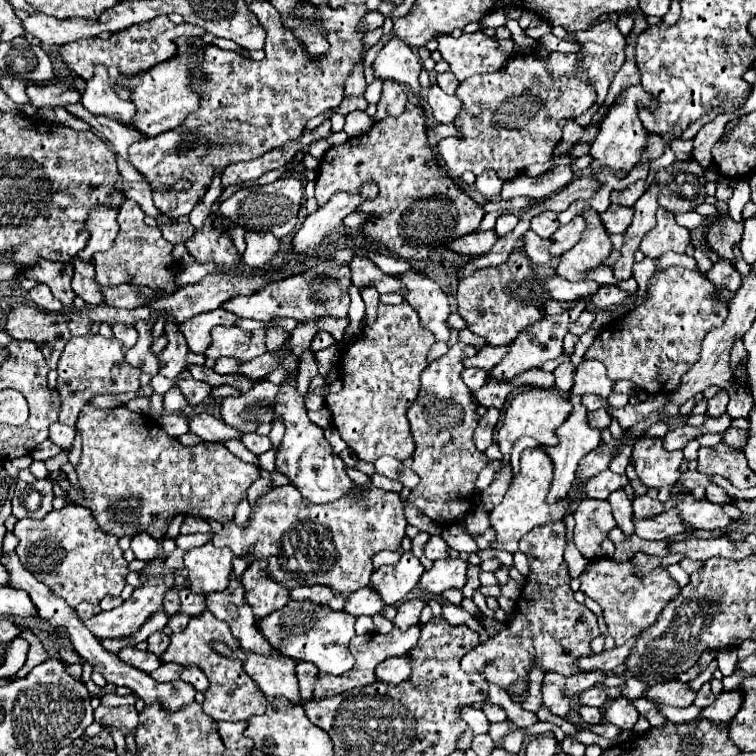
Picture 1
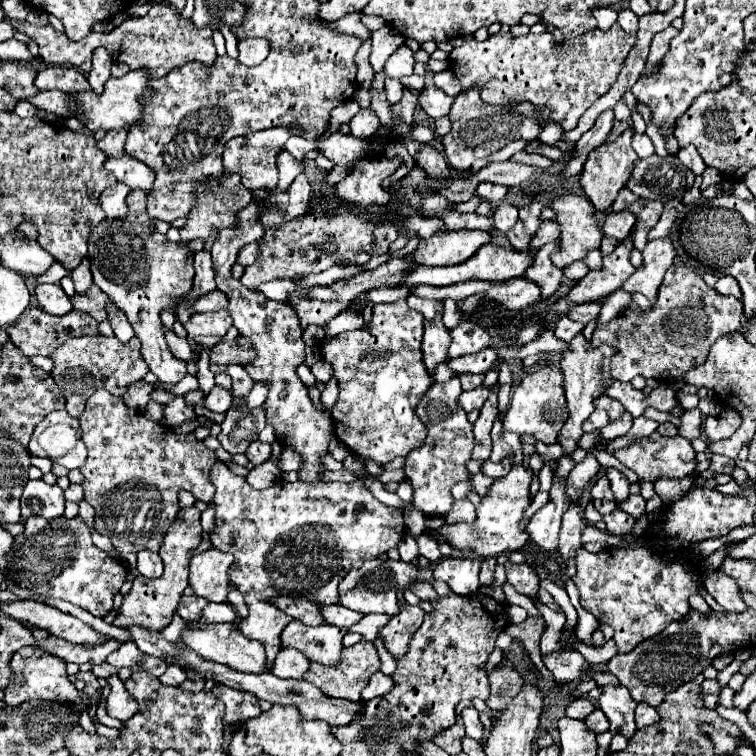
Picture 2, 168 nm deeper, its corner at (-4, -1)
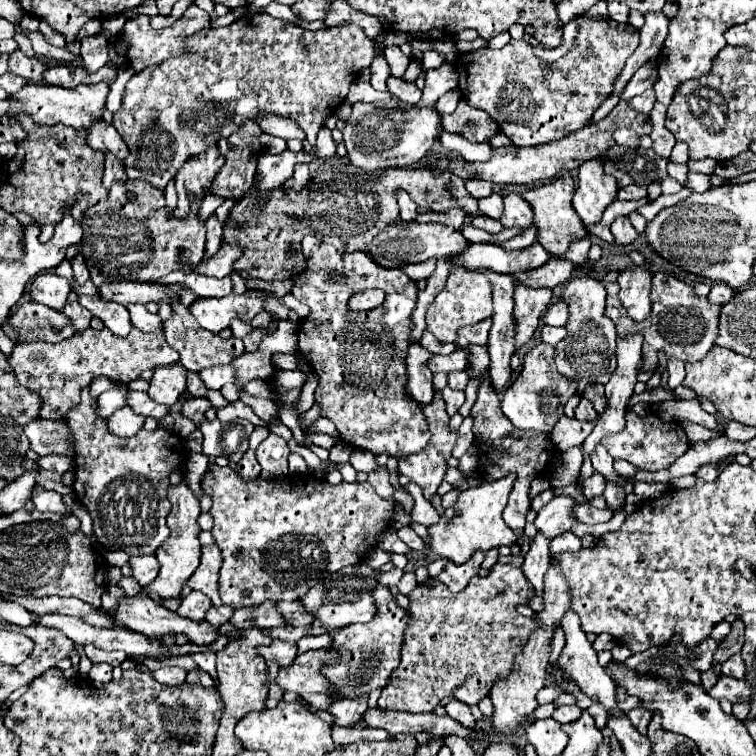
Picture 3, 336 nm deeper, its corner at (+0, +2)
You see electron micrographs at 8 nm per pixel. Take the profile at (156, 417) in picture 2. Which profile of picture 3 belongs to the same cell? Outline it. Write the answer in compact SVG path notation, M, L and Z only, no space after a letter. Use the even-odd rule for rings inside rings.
M121 407L121 409L117 409L117 411L107 419L107 425L109 425L109 431L111 431L113 435L121 437L121 431L123 431L123 433L129 433L129 435L137 433L137 431L143 427L143 421L145 421L145 417L135 415L129 407Z

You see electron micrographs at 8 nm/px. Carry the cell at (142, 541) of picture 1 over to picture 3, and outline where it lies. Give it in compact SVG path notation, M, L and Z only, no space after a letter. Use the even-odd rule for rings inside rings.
M155 555L131 557L129 567L131 567L131 575L133 575L133 579L139 583L141 589L143 589L145 585L149 585L149 583L157 577L157 573L159 573L159 563L157 563Z

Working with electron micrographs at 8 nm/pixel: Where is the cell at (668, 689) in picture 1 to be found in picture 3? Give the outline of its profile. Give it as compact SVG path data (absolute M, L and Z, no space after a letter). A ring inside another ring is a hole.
M719 677L719 681L713 685L713 689L709 689L709 695L713 699L727 699L731 703L737 701L749 701L753 693L753 687L747 679L735 679L735 677Z

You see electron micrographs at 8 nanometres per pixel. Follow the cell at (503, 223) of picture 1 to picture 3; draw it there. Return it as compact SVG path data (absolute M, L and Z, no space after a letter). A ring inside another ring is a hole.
M491 193L489 197L485 199L479 199L479 211L487 217L493 217L493 219L499 219L501 213L503 213L503 199L499 193Z

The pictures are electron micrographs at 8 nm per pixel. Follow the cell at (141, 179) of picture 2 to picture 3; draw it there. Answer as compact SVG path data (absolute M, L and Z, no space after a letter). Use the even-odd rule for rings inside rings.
M103 119L93 123L87 129L87 141L89 147L95 151L103 151L103 153L113 153L117 159L125 159L127 157L127 145L121 139L121 135L117 133L117 129L113 125L107 125Z

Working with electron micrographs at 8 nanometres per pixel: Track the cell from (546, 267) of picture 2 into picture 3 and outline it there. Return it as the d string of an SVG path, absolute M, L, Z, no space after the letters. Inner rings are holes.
M523 285L515 287L515 309L513 309L513 321L515 321L515 341L517 349L521 349L535 333L541 315L547 311L553 291L551 289L529 289Z

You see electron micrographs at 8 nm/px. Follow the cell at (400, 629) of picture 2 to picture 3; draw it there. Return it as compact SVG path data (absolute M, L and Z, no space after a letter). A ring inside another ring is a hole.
M377 585L377 589L373 589L373 603L377 605L373 621L365 625L349 625L337 631L333 635L333 643L327 647L341 653L341 661L337 665L325 665L325 677L333 689L337 689L337 697L333 697L333 701L345 697L361 697L373 689L385 687L393 669L399 665L403 631L409 625L409 613L397 605L395 597L385 585Z

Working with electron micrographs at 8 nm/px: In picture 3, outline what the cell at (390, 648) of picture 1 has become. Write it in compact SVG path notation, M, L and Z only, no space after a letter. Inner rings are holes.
M327 649L301 653L289 667L279 667L275 683L283 691L293 691L299 697L307 699L313 707L327 711L329 705L333 703L333 697L331 697L331 685L321 675L321 669L323 665L337 661L339 661L337 653Z

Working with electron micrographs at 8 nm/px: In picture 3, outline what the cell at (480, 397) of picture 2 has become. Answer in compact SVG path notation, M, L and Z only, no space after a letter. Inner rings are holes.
M443 387L441 389L441 395L443 395L443 401L445 401L445 405L447 405L447 413L449 413L449 417L453 417L455 413L457 413L457 409L463 405L463 401L465 401L465 393L463 391L453 391L453 389L449 389L449 387Z

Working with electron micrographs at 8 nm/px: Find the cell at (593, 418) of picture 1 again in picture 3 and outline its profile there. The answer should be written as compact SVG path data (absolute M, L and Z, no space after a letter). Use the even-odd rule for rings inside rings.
M581 399L581 403L575 407L575 419L579 419L579 421L591 421L595 417L597 417L597 413L593 409L593 403L587 401L587 399Z

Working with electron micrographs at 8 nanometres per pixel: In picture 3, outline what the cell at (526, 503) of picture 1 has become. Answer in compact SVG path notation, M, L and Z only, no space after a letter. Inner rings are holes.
M513 475L497 479L497 481L489 481L483 483L479 487L471 487L467 491L461 491L455 505L449 507L443 515L441 521L437 525L427 527L429 531L429 543L427 547L439 555L445 557L453 563L465 563L477 549L481 551L489 551L493 547L501 547L501 545L511 545L517 541L513 529L509 529L509 525L503 525L503 509L507 505L507 497L511 493L513 487Z

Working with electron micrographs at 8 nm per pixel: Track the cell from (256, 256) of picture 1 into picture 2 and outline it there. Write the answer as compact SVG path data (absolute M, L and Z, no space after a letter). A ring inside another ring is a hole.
M251 242L245 245L238 253L236 263L243 267L251 266L257 262L257 256L261 256L259 252L259 242Z

